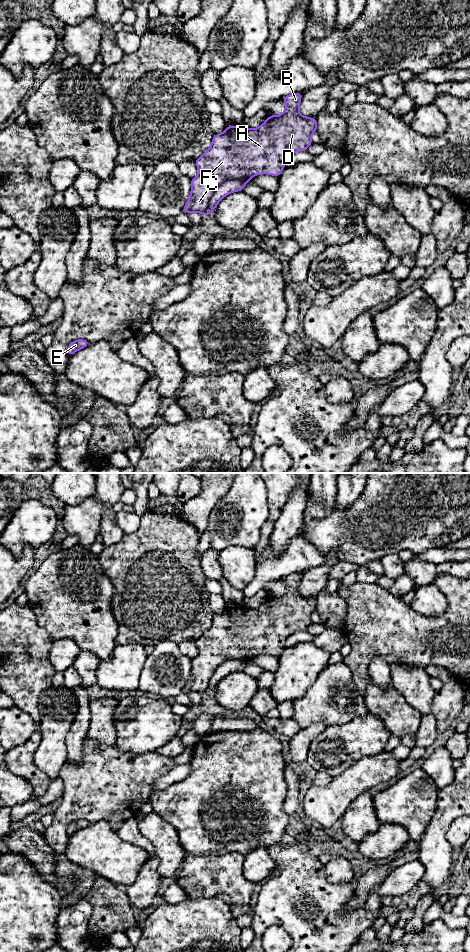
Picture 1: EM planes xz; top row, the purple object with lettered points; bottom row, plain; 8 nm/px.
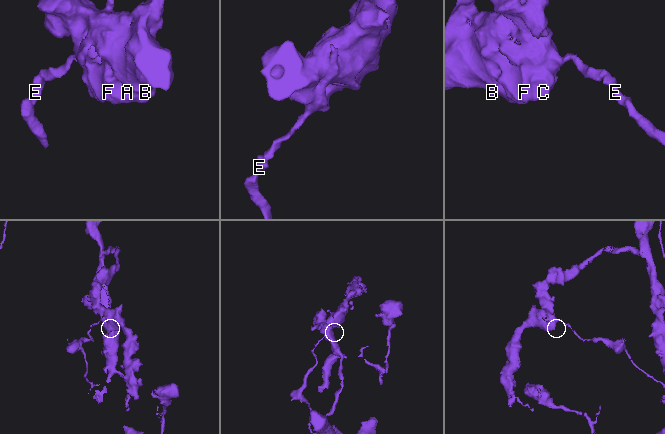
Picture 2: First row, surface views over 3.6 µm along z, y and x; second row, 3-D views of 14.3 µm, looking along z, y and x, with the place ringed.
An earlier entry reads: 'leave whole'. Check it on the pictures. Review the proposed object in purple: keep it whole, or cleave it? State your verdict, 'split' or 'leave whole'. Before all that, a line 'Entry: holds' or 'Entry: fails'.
Entry: fails
split

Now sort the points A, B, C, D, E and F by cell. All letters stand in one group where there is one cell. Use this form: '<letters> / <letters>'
A B C D F / E

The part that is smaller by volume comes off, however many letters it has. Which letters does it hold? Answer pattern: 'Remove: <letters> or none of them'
Remove: E

